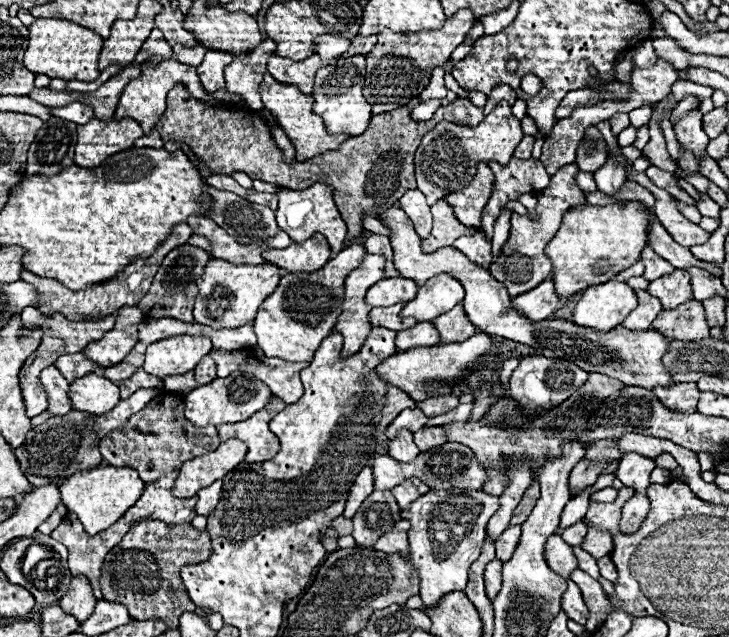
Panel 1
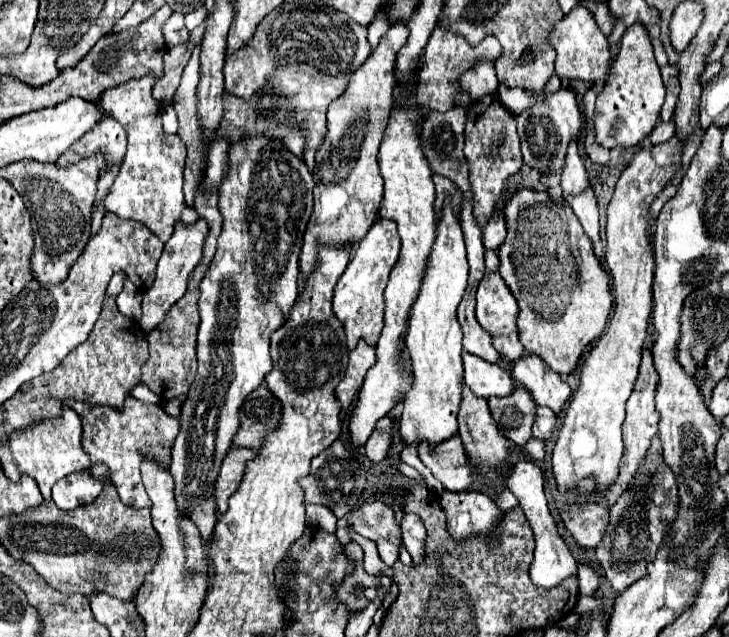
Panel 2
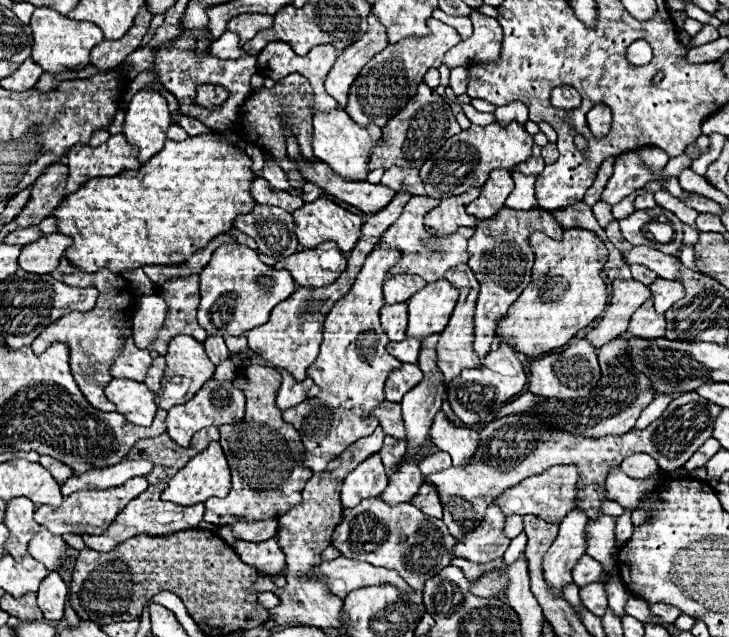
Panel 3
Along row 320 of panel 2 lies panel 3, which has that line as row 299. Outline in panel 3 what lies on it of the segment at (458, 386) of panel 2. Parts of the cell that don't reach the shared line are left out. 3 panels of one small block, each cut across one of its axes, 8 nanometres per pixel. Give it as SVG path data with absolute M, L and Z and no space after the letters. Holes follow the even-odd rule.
M446 280L426 284L408 300L408 332L406 336L426 338L448 326L450 314L458 302L458 290Z

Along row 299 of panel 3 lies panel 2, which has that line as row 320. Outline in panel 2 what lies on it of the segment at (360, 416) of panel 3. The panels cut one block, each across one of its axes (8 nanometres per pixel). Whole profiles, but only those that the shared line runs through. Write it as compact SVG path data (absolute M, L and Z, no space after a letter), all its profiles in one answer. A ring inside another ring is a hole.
M376 220L376 224L370 228L370 232L362 238L358 248L354 250L354 256L340 276L336 288L334 288L334 314L342 320L346 330L348 348L352 350L360 338L364 338L370 346L374 346L380 338L382 326L384 326L384 288L390 276L392 266L398 260L400 252L400 238L396 232L394 220Z

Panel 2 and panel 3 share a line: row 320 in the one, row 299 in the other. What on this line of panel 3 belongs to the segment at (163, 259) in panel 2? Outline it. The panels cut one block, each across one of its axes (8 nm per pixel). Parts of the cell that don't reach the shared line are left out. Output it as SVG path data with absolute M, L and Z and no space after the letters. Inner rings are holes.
M142 296L132 318L132 336L138 348L148 348L166 318L166 302L160 296Z

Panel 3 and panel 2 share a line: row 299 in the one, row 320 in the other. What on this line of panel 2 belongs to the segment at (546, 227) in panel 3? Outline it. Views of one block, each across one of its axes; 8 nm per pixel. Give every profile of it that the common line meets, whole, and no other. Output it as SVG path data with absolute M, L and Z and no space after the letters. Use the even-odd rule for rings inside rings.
M486 250L486 272L484 278L480 280L478 292L476 292L476 318L480 322L480 326L492 336L492 344L494 348L500 352L502 360L518 360L520 354L524 354L524 346L520 344L520 336L518 336L518 324L516 324L516 316L518 316L518 302L512 296L510 288L504 284L504 280L500 278L498 266L498 252L496 250Z

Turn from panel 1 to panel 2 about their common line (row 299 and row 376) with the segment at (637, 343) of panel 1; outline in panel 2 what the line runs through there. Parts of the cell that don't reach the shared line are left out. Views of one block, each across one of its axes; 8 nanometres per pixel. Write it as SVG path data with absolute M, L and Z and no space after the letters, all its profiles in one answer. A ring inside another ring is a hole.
M462 353L464 383L476 396L508 396L512 392L510 372L500 364L490 364L474 354Z

